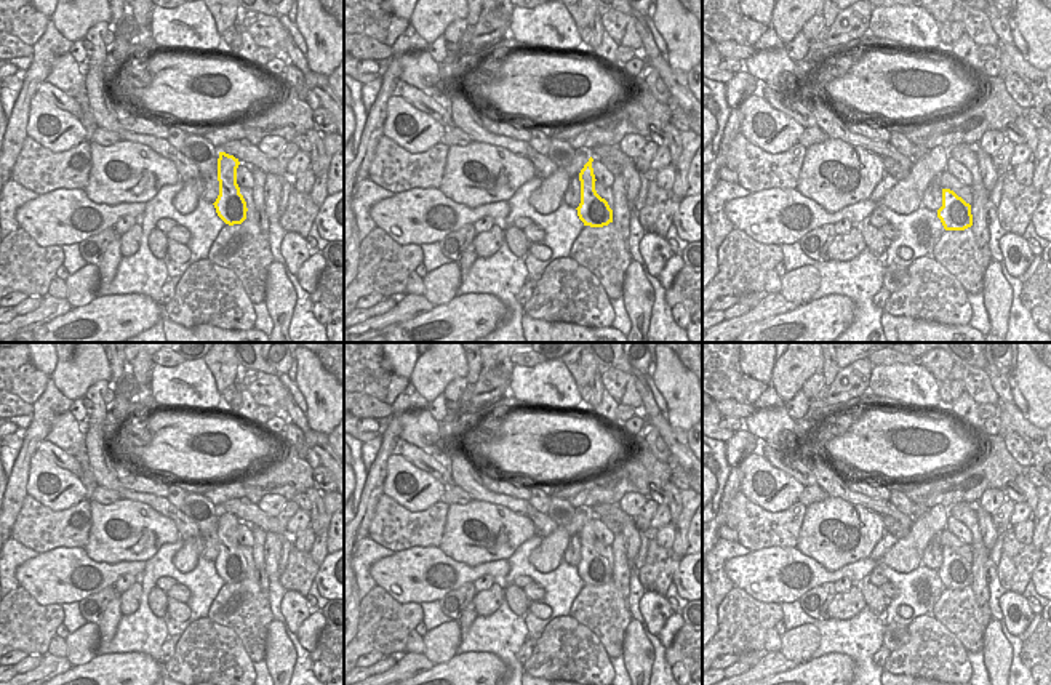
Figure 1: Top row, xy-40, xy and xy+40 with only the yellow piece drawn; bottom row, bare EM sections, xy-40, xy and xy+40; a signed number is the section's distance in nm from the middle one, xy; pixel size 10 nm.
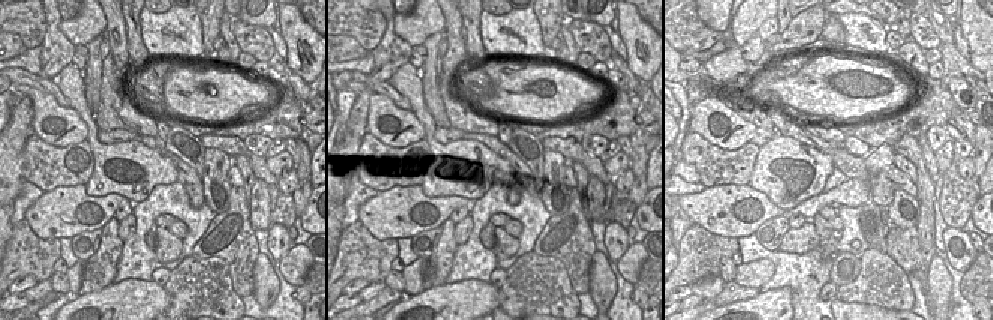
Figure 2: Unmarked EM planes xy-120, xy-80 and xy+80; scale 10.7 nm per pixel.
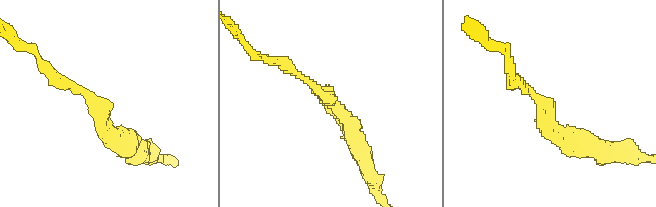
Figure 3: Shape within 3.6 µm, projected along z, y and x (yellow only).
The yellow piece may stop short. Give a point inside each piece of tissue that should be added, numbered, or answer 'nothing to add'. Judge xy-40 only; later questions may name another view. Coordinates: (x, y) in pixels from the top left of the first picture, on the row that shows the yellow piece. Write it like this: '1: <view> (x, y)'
nothing to add

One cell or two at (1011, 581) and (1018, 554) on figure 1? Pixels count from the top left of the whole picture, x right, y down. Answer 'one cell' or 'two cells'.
one cell

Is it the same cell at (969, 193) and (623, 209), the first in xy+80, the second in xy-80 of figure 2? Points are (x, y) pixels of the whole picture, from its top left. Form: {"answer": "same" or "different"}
{"answer": "same"}

